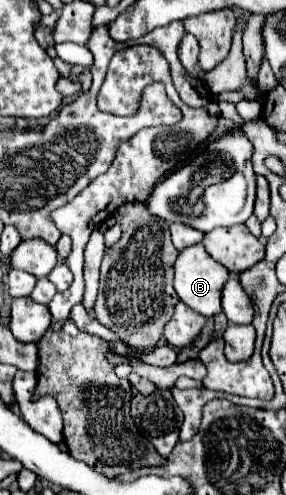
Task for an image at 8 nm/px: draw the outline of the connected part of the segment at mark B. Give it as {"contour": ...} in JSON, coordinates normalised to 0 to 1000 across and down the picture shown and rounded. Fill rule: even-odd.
{"contour":[[[682,493],[682,497],[661,497],[654,505],[640,505],[612,529],[605,578],[612,578],[626,606],[647,610],[682,630],[710,634],[717,642],[759,638],[773,630],[773,586],[794,566],[801,566],[801,545],[780,533],[752,529],[703,493]]]}

